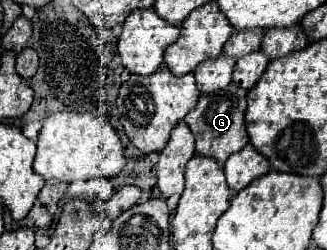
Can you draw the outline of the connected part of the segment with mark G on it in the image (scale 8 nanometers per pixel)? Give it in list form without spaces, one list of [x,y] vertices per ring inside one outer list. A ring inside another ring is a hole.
[[[235,83],[217,93],[199,97],[197,107],[185,117],[185,123],[195,135],[195,153],[201,157],[213,157],[219,161],[219,165],[223,165],[229,155],[241,151],[249,143],[245,131],[245,107],[247,107],[247,91],[239,89]]]

